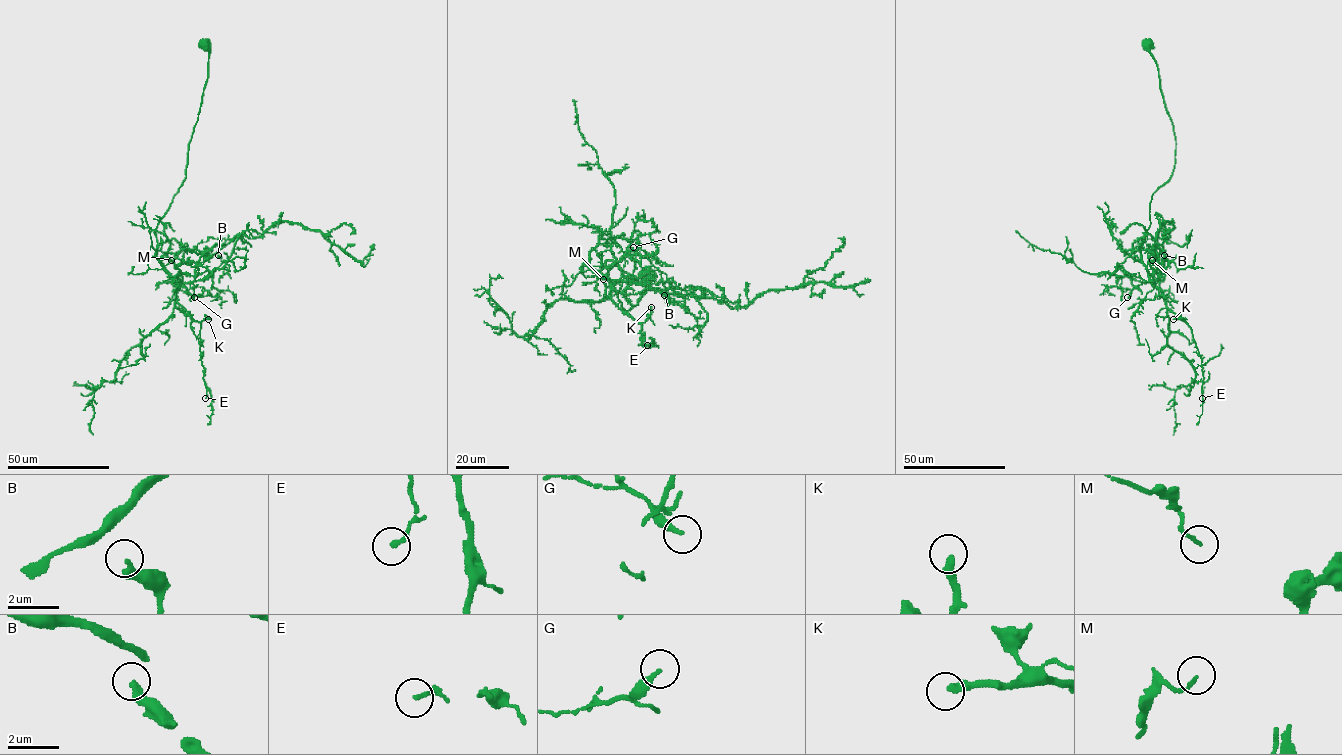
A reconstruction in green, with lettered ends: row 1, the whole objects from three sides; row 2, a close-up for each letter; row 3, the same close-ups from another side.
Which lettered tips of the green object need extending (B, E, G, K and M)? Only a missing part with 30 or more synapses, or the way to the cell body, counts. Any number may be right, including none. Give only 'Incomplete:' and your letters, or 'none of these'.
Incomplete: K

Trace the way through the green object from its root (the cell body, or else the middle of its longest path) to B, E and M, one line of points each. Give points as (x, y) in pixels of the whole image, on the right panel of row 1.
B: (1146, 44), (1175, 138), (1172, 176), (1152, 195), (1141, 243), (1152, 284), (1168, 264), (1164, 255)
E: (1146, 44), (1175, 153), (1172, 176), (1152, 195), (1141, 260), (1166, 306), (1191, 329), (1202, 398)
M: (1146, 44), (1175, 138), (1172, 176), (1152, 195), (1150, 226), (1141, 243), (1142, 262), (1146, 266), (1152, 260)

